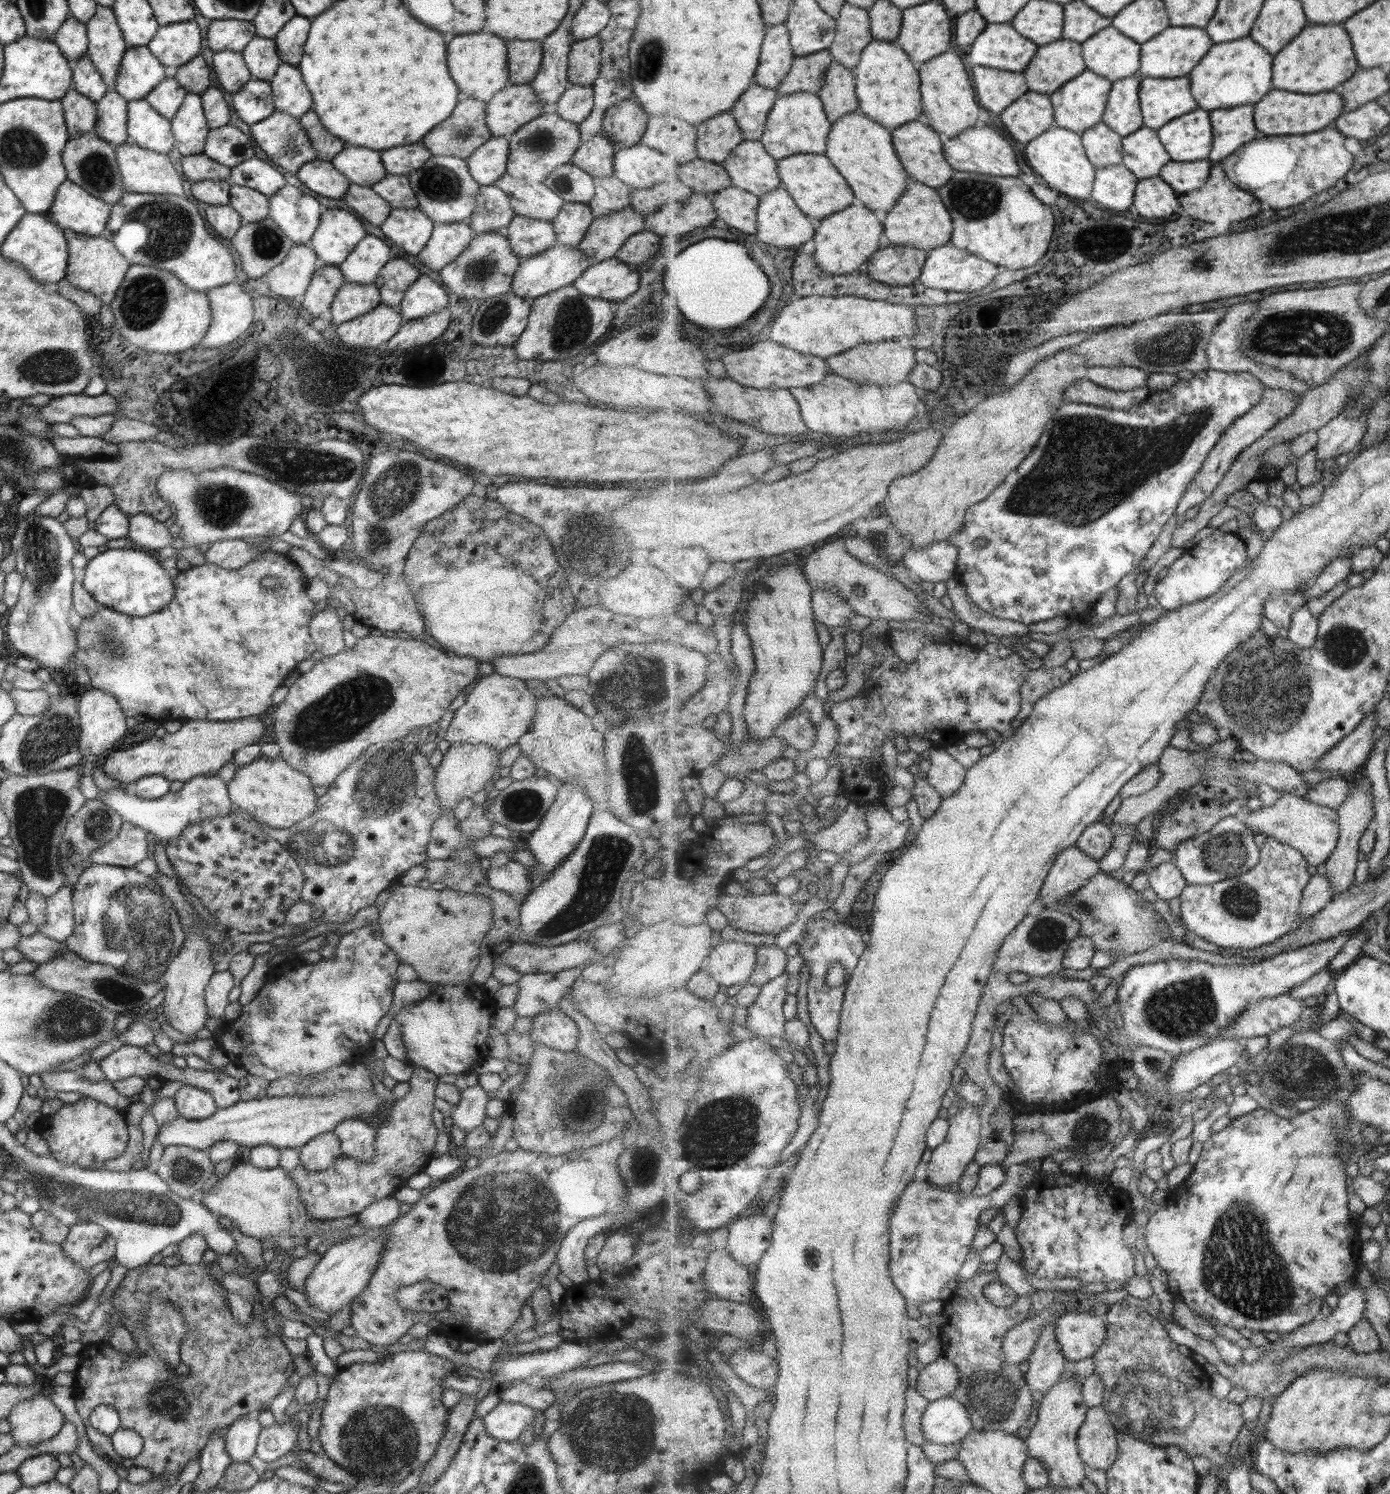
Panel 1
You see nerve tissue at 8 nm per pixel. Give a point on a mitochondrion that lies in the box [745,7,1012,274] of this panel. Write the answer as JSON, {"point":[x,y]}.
{"point":[966,195]}

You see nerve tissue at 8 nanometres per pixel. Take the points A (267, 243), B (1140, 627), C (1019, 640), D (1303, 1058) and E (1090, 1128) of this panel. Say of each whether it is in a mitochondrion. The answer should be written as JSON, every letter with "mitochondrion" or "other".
{"A":"mitochondrion","B":"other","C":"other","D":"mitochondrion","E":"mitochondrion"}

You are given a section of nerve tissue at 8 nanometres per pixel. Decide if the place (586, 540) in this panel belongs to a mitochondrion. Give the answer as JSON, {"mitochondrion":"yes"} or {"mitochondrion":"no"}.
{"mitochondrion":"yes"}

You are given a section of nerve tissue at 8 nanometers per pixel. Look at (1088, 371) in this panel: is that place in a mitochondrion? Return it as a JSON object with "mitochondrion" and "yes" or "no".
{"mitochondrion":"no"}

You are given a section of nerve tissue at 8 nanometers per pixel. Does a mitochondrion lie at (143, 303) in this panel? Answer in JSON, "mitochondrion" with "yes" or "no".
{"mitochondrion":"yes"}

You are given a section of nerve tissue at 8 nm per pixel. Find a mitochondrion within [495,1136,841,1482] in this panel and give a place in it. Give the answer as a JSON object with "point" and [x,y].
{"point":[606,1431]}

